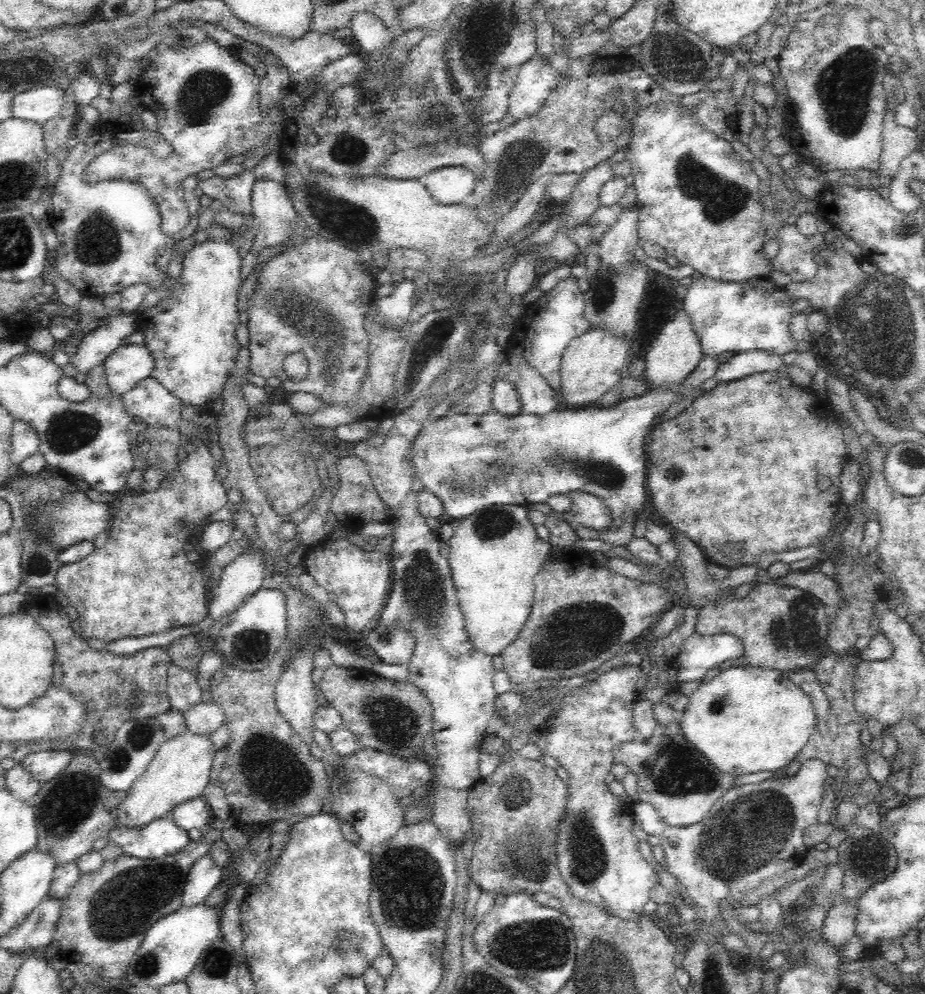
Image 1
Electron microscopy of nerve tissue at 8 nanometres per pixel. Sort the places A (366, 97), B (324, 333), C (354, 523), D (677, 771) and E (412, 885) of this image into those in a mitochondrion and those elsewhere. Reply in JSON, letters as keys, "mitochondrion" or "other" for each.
{"A":"other","B":"mitochondrion","C":"other","D":"mitochondrion","E":"mitochondrion"}

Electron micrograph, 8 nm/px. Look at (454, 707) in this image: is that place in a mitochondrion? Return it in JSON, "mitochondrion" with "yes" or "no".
{"mitochondrion":"no"}

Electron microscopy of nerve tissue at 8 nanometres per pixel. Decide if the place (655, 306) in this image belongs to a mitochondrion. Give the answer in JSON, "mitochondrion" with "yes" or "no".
{"mitochondrion":"no"}

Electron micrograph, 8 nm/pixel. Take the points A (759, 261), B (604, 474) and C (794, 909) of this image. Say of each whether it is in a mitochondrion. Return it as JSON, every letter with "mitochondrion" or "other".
{"A":"other","B":"mitochondrion","C":"other"}

